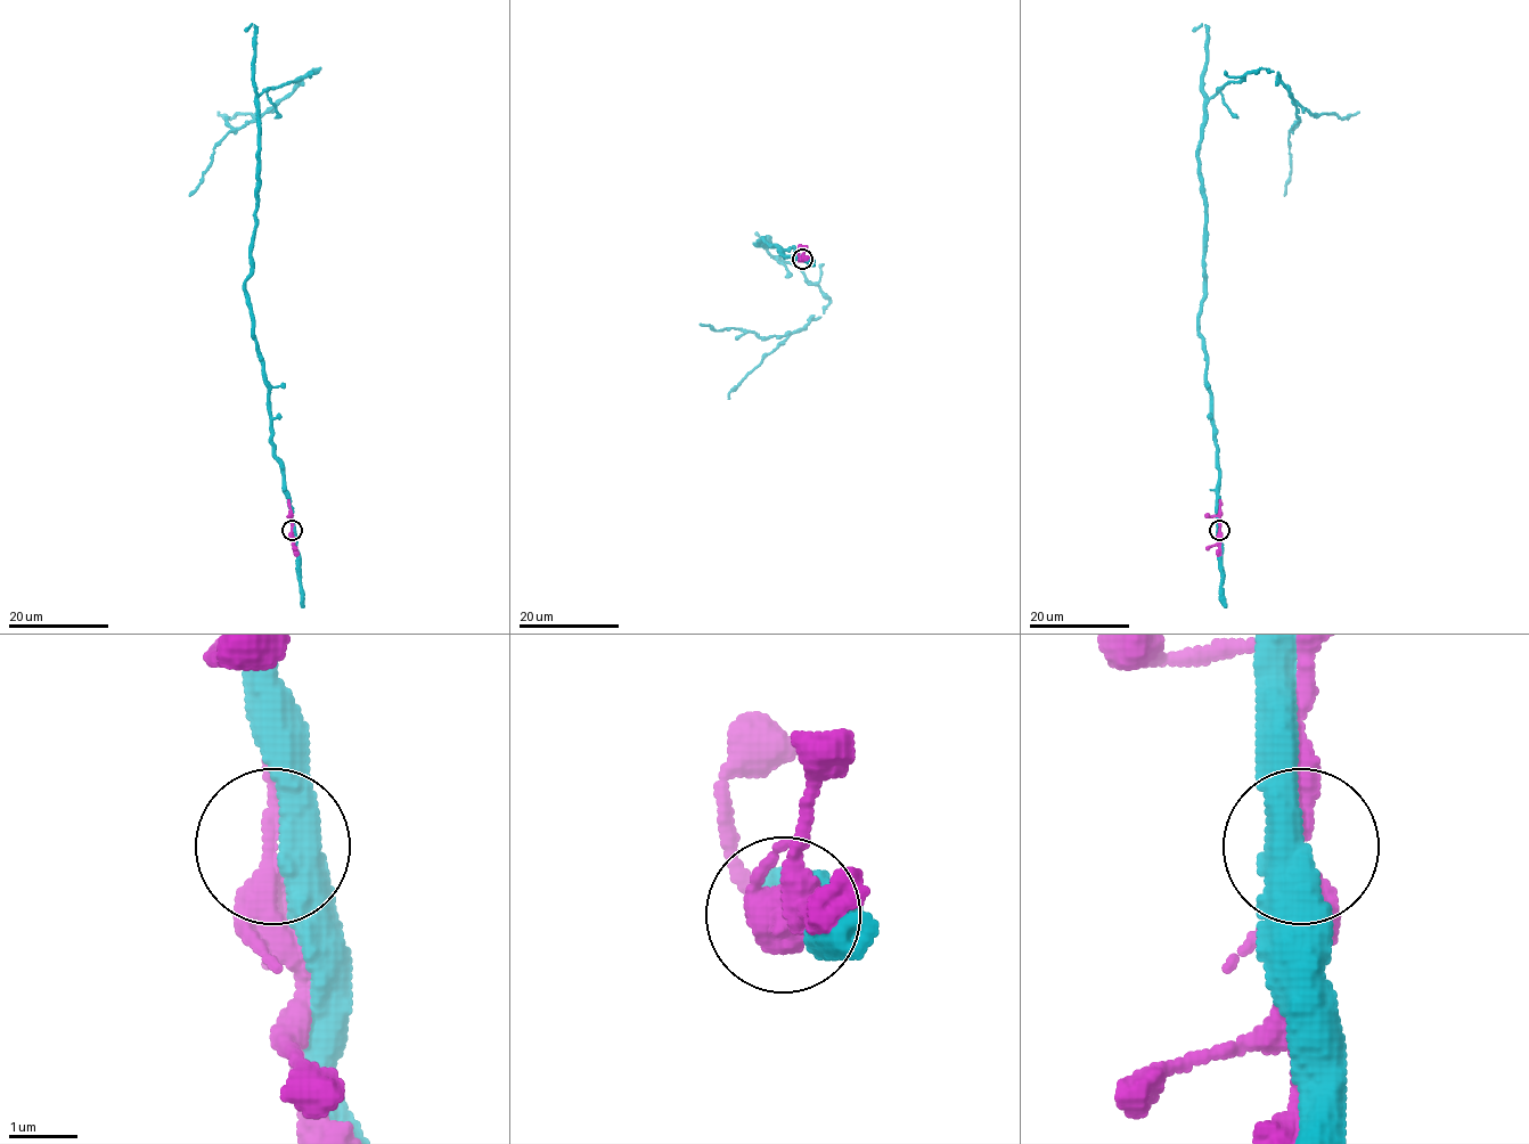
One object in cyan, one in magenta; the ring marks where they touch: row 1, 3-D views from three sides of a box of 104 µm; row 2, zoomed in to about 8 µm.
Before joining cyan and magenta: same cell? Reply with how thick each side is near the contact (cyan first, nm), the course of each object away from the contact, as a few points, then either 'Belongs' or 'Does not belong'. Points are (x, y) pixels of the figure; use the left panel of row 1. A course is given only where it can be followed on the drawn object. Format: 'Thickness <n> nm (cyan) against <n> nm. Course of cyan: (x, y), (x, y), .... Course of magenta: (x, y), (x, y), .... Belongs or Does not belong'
Thickness 500 nm (cyan) against 360 nm. Course of cyan: (293, 530), (245, 280), (255, 226), (256, 99), (319, 70), (234, 128), (214, 147), (189, 196). Course of magenta: (292, 530), (287, 499). Belongs

